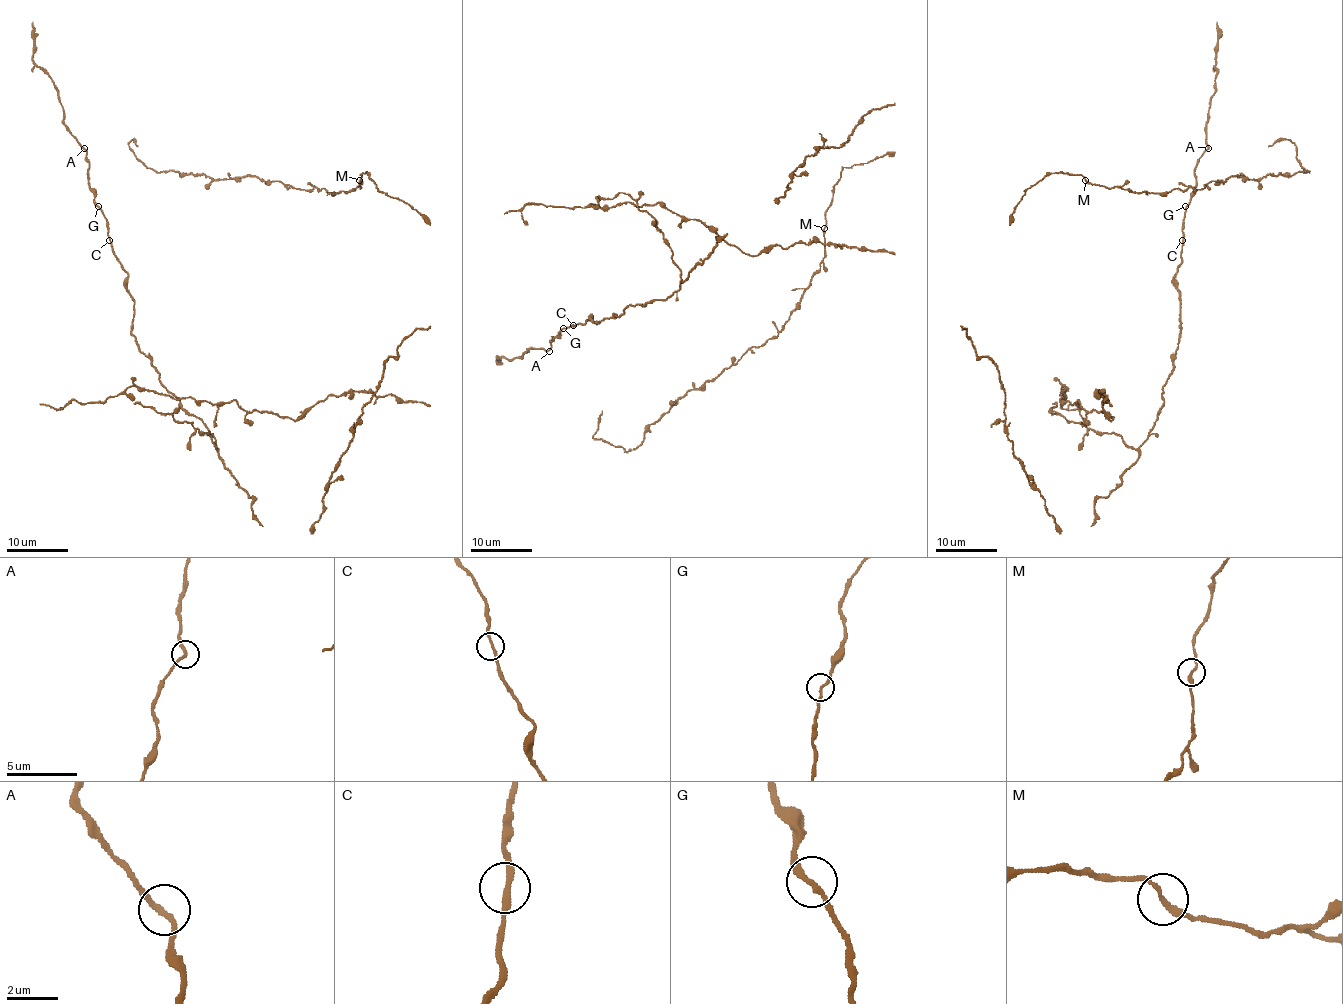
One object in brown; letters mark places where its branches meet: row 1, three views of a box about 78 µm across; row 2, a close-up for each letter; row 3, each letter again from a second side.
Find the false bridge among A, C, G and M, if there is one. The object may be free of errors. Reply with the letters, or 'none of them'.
none of them

